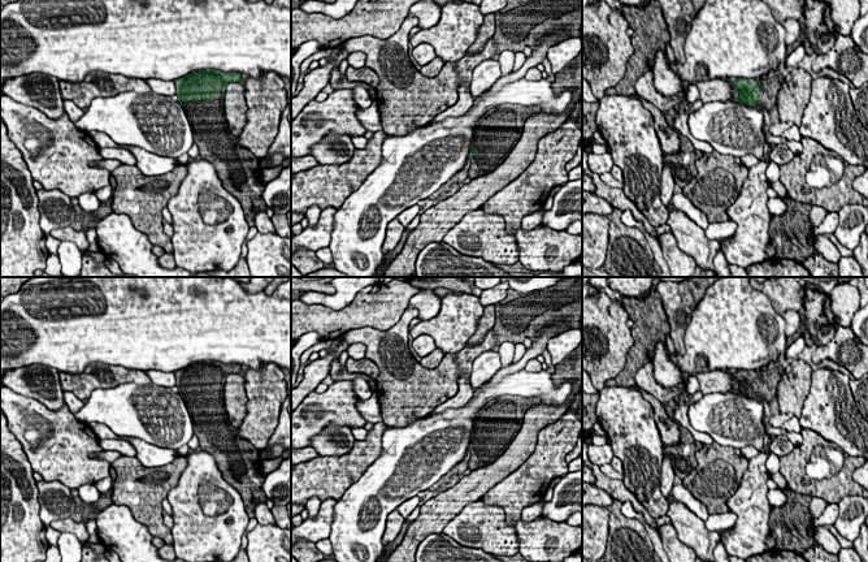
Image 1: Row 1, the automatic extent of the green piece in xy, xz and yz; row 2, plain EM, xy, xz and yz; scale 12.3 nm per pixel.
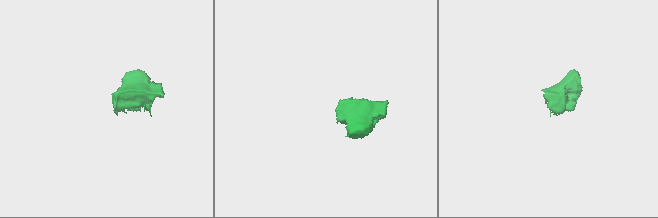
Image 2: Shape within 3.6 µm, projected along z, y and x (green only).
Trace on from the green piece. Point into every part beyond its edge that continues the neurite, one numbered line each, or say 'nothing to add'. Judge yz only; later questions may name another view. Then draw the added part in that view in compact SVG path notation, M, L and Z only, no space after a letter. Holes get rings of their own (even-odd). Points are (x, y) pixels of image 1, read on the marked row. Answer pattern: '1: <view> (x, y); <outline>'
1: yz (769, 83); M778 69L771 70L758 79L759 101L754 104L755 108L761 109L764 113L772 112L776 105L777 94L781 87L781 72Z

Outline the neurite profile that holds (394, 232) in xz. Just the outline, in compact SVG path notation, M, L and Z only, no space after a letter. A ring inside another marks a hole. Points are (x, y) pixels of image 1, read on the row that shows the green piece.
M398 219L390 221L386 229L386 237L383 241L382 250L386 250L387 252L392 251L402 239L403 233L404 226L398 221Z

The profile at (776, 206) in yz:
M769 198L768 209L772 216L782 216L787 211L787 206L784 203L782 198Z

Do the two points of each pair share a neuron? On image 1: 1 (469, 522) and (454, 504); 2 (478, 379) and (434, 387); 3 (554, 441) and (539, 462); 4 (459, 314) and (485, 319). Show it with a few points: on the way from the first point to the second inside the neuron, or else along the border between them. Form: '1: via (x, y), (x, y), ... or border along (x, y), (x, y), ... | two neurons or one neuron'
1: border along (481, 497), (467, 504), (442, 531) | two neurons
2: border along (487, 350), (484, 350), (474, 359), (469, 375) | two neurons
3: via (552, 446), (545, 457) | one neuron
4: border along (484, 306), (477, 328), (467, 342) | two neurons

